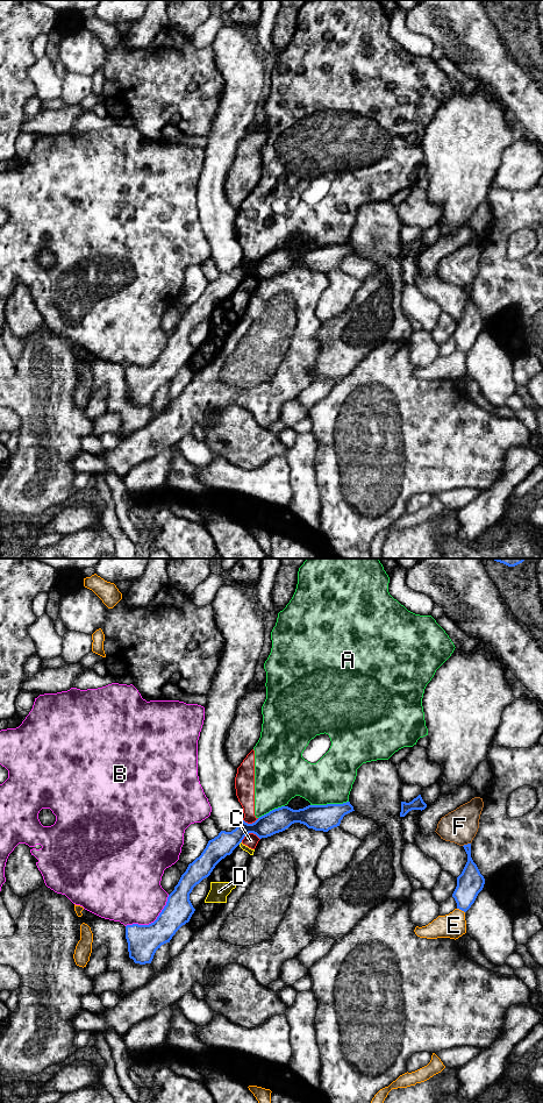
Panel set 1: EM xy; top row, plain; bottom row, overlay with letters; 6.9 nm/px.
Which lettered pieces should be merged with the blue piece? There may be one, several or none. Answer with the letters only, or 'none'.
none

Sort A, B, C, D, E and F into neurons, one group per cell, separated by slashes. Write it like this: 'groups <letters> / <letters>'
groups A C D / B / E / F

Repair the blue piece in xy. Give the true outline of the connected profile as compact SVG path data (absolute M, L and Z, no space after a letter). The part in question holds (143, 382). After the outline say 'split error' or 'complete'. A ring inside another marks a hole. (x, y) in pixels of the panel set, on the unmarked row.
M350 243L343 245L308 247L293 251L281 248L259 258L255 264L242 262L231 273L221 272L209 282L199 299L188 306L174 332L169 336L166 347L149 367L127 367L126 380L129 399L135 405L151 405L162 386L170 384L176 373L190 363L195 350L190 342L193 329L208 319L215 307L230 297L249 275L259 280L283 273L294 264L306 266L315 272L328 273L340 268L343 258L355 252Z; complete

